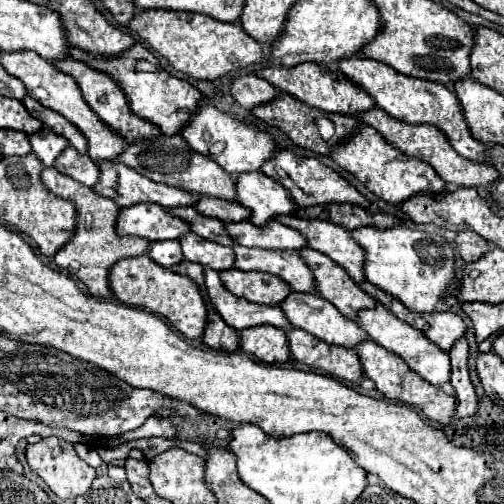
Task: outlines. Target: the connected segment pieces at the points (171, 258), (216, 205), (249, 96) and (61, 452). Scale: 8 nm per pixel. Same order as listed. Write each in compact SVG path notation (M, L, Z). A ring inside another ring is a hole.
M172 240L170 242L150 242L148 256L164 268L172 268L174 264L182 260L182 250L180 250L180 244Z
M200 196L200 202L196 202L196 210L204 216L212 216L222 222L240 222L248 218L248 210L238 202L212 198L212 196Z
M242 74L230 84L230 94L242 108L250 110L258 104L270 102L272 98L276 98L278 90L266 80L258 78L256 74Z
M42 438L36 444L26 446L26 462L36 472L46 486L60 498L76 498L78 494L86 494L90 490L92 480L96 478L96 472L92 466L88 466L74 450L74 446L62 438Z

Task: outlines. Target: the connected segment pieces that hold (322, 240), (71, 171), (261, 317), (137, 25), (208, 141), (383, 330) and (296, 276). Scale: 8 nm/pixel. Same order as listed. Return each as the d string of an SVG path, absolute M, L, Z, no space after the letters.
M280 216L276 220L284 226L298 230L306 238L310 248L332 258L338 266L342 266L348 272L348 276L356 284L364 280L364 250L350 238L348 230L326 220L304 220L298 216Z
M68 146L68 150L64 150L60 158L56 158L54 168L90 188L98 182L98 176L100 176L98 166L88 158L88 154L78 154L76 150L72 150L72 146Z
M204 266L204 284L206 284L206 292L212 306L218 310L222 320L234 330L244 330L256 324L272 324L278 328L290 328L290 324L286 322L286 316L282 314L278 306L272 308L264 304L252 304L244 298L230 294L220 282L218 272L208 266Z
M142 10L128 24L142 40L146 40L170 66L200 80L218 80L220 76L256 64L264 58L262 46L250 38L240 24L216 22L206 14L188 14L174 10Z
M200 104L196 114L190 116L190 122L180 130L180 136L190 144L192 150L212 158L232 176L260 170L260 166L278 150L278 142L270 134L258 130L252 124L238 122L236 118L216 110L212 104Z
M376 306L376 308L368 308L362 310L358 314L358 324L368 332L368 336L378 342L382 348L398 354L400 358L406 360L406 364L418 372L424 380L428 380L434 386L440 386L442 382L450 380L450 358L448 352L440 350L436 344L428 342L428 338L424 338L424 334L420 334L420 330L416 330L414 326L408 326L406 322L400 322L396 316L390 314L388 308L384 306Z
M238 244L232 248L236 254L234 268L268 272L282 278L296 292L314 292L314 276L296 250L264 250Z

